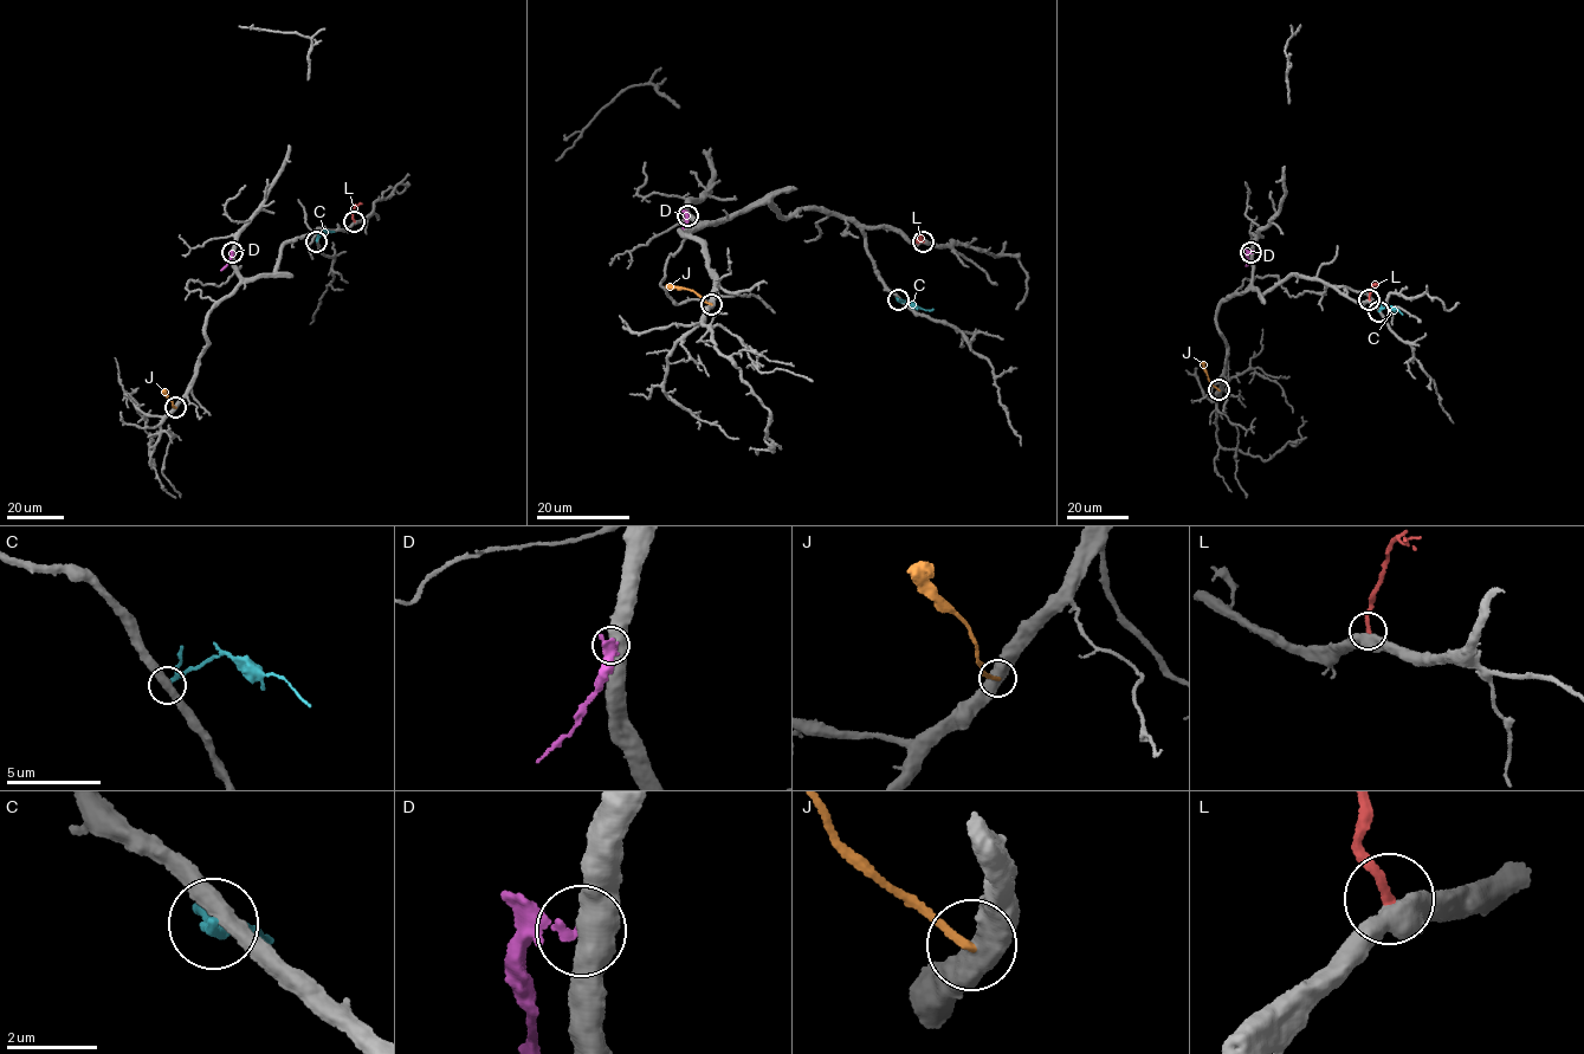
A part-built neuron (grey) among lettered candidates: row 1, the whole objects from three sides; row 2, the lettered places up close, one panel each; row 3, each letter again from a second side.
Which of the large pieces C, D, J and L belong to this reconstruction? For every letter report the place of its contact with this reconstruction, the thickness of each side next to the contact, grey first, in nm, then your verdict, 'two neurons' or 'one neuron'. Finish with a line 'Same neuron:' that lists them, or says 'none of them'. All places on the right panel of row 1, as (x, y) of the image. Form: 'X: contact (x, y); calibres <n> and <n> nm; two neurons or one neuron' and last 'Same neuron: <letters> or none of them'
C: contact (1378, 311); calibres 400 and 170 nm; two neurons
D: contact (1250, 252); calibres 550 and 240 nm; two neurons
J: contact (1219, 389); calibres 600 and 150 nm; two neurons
L: contact (1369, 299); calibres 550 and 220 nm; one neuron
Same neuron: L

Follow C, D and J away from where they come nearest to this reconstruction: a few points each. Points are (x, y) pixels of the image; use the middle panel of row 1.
C: (898, 299), (925, 310), (933, 309)
D: (687, 217), (685, 212), (687, 219), (683, 228)
J: (710, 304), (692, 290), (666, 285)

